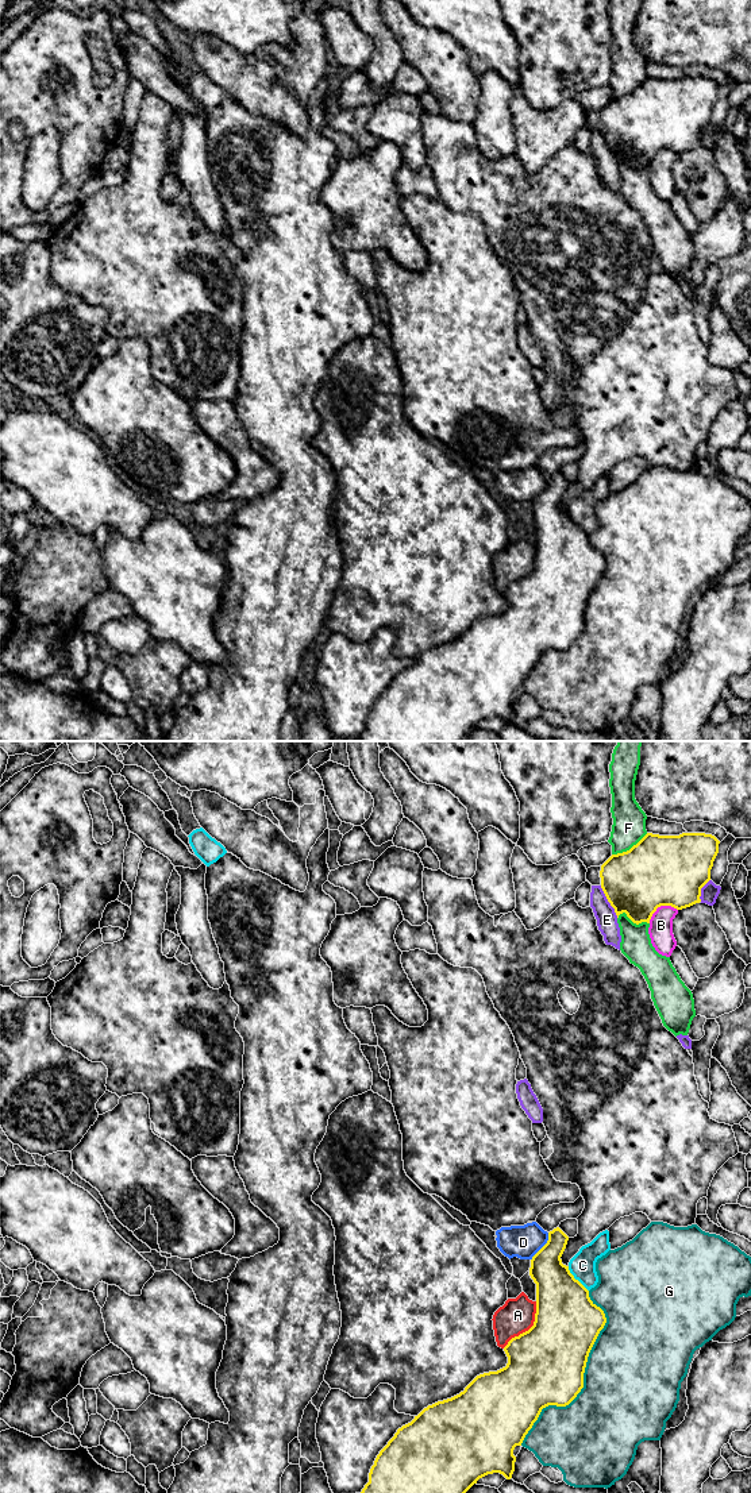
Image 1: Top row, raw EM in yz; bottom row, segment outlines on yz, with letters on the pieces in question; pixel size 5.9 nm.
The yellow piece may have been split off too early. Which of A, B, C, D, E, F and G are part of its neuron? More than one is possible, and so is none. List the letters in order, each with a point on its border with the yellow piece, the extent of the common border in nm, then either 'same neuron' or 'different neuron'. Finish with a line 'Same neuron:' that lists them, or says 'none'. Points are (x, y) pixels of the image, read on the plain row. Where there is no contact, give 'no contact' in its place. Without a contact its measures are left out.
A: contact yz (530, 573); length 340 nm; different neuron
B: contact yz (659, 150); length 190 nm; different neuron
C: contact yz (574, 523); length 200 nm; different neuron
D: contact yz (543, 490); length 200 nm; different neuron
E: contact yz (608, 145); length 220 nm; different neuron
F: contact yz (631, 92); length 260 nm; different neuron
G: contact yz (582, 622); length 1000 nm; different neuron
Same neuron: none

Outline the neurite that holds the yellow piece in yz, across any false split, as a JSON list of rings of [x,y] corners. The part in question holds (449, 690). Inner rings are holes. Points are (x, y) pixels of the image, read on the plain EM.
[[[559,471],[554,472],[548,477],[547,487],[531,504],[529,520],[536,528],[535,566],[504,591],[507,610],[477,620],[463,636],[428,649],[411,667],[398,672],[377,699],[361,741],[462,741],[488,718],[500,717],[507,724],[512,722],[516,706],[513,694],[521,690],[542,653],[569,649],[584,632],[589,597],[606,567],[604,555],[590,544],[589,535],[562,508],[567,485],[569,481]]]

